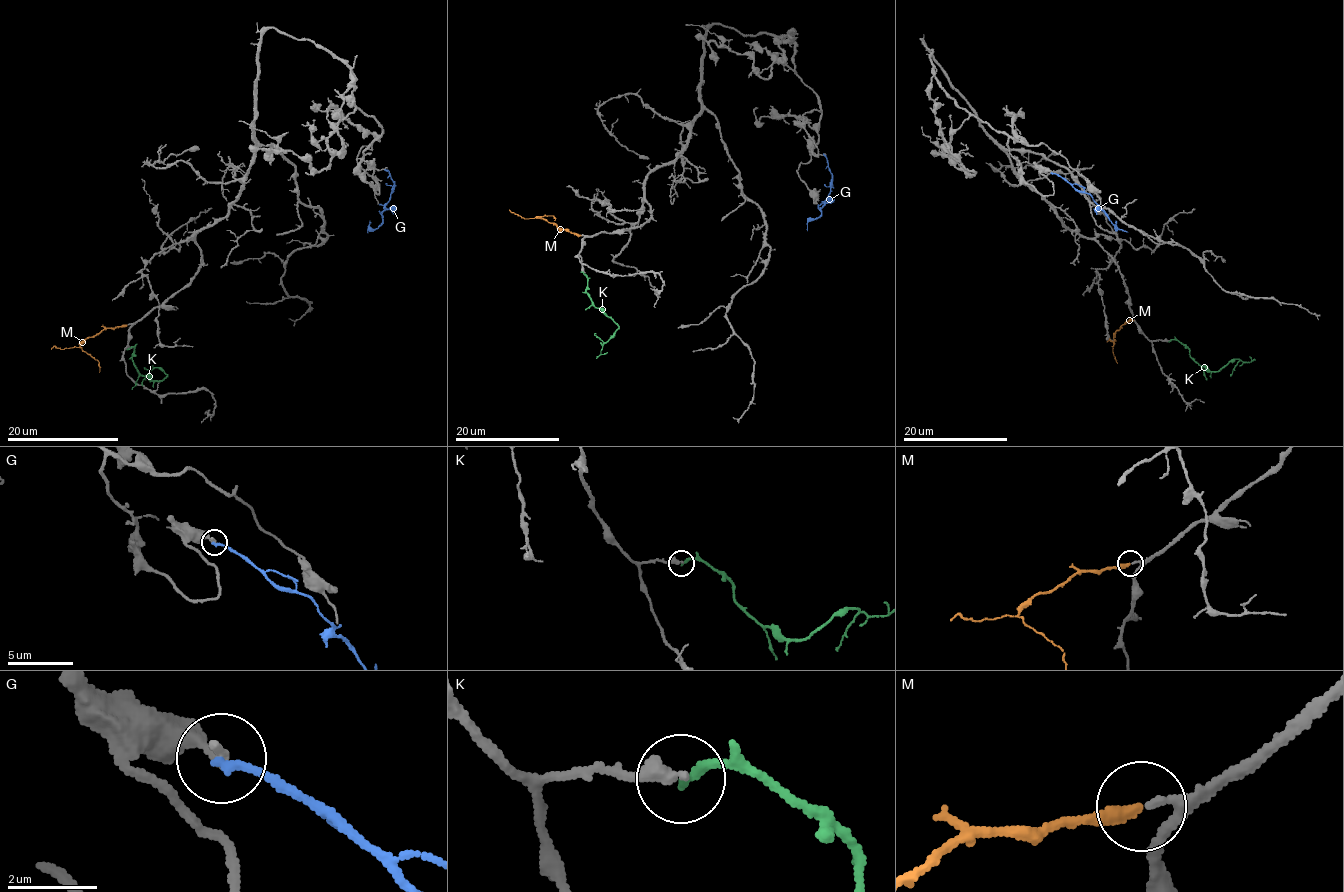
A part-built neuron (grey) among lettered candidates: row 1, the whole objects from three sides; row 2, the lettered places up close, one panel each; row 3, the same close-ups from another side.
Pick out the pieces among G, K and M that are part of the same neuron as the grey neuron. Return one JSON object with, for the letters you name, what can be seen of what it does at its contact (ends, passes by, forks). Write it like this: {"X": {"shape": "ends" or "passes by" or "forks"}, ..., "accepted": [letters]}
{"K": {"shape": "ends"}, "M": {"shape": "ends"}, "accepted": ["K", "M"]}

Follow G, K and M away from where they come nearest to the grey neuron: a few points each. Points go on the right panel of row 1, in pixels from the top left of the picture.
G: (1051, 172), (1077, 190), (1088, 193), (1115, 228), (1127, 232)
K: (1169, 340), (1179, 340), (1202, 365), (1213, 371), (1220, 371), (1234, 359), (1239, 360), (1230, 376)
M: (1132, 318), (1117, 331), (1114, 338), (1113, 352), (1117, 363)

